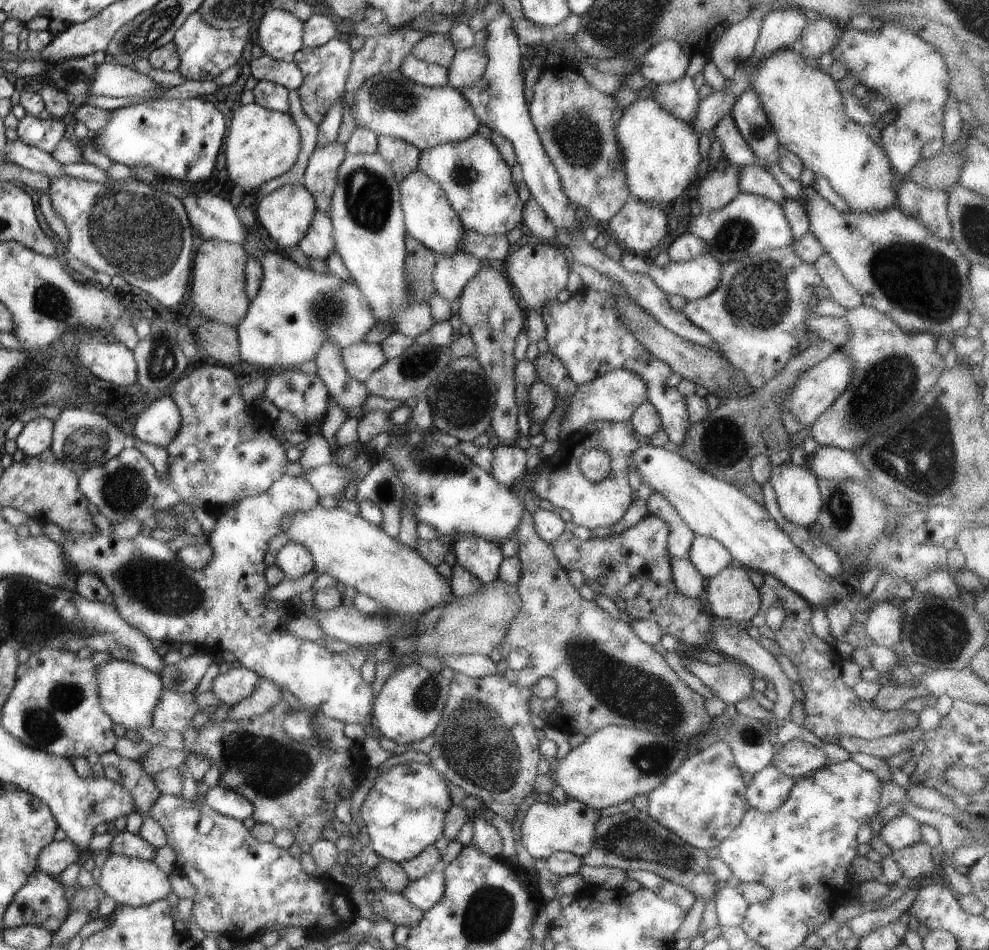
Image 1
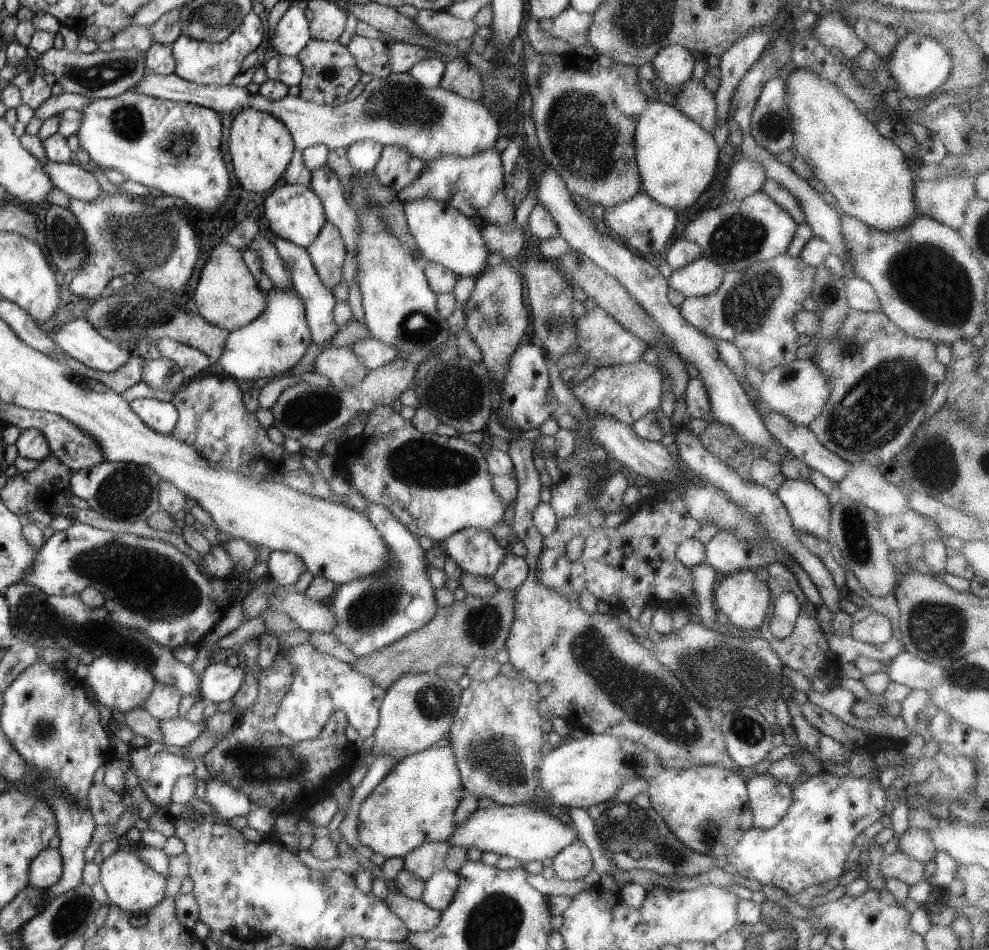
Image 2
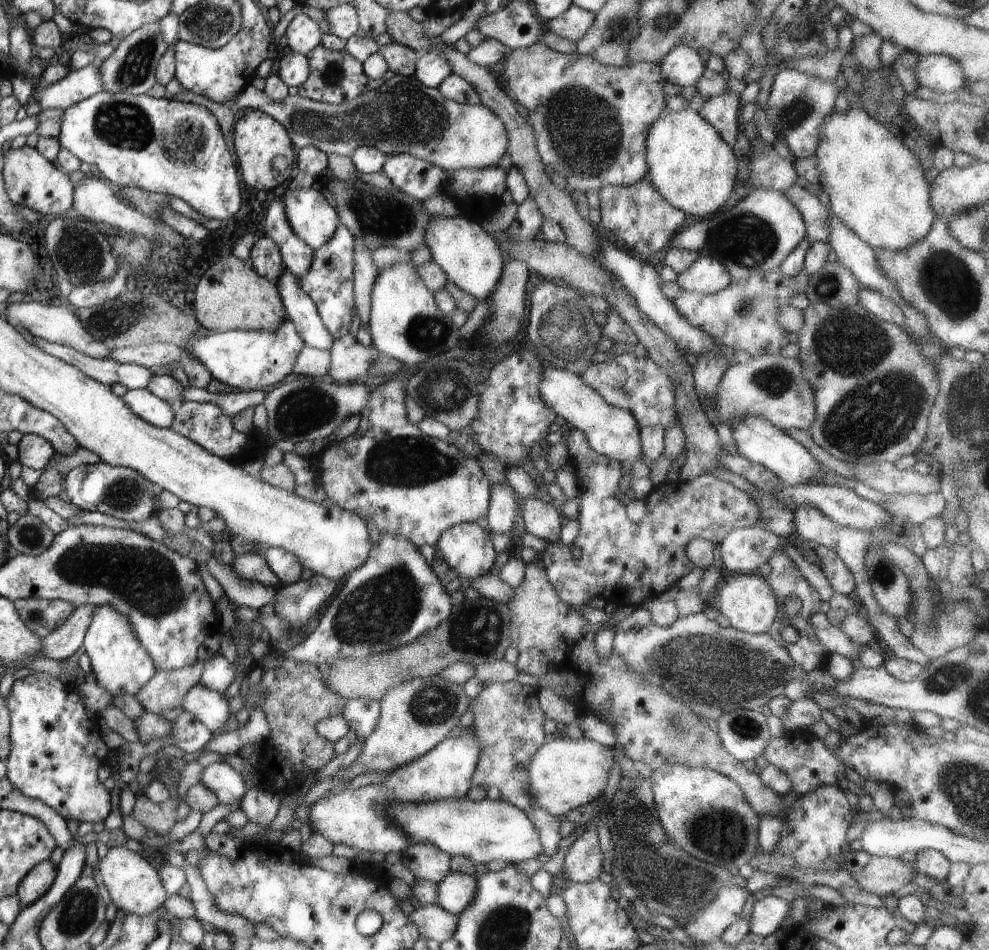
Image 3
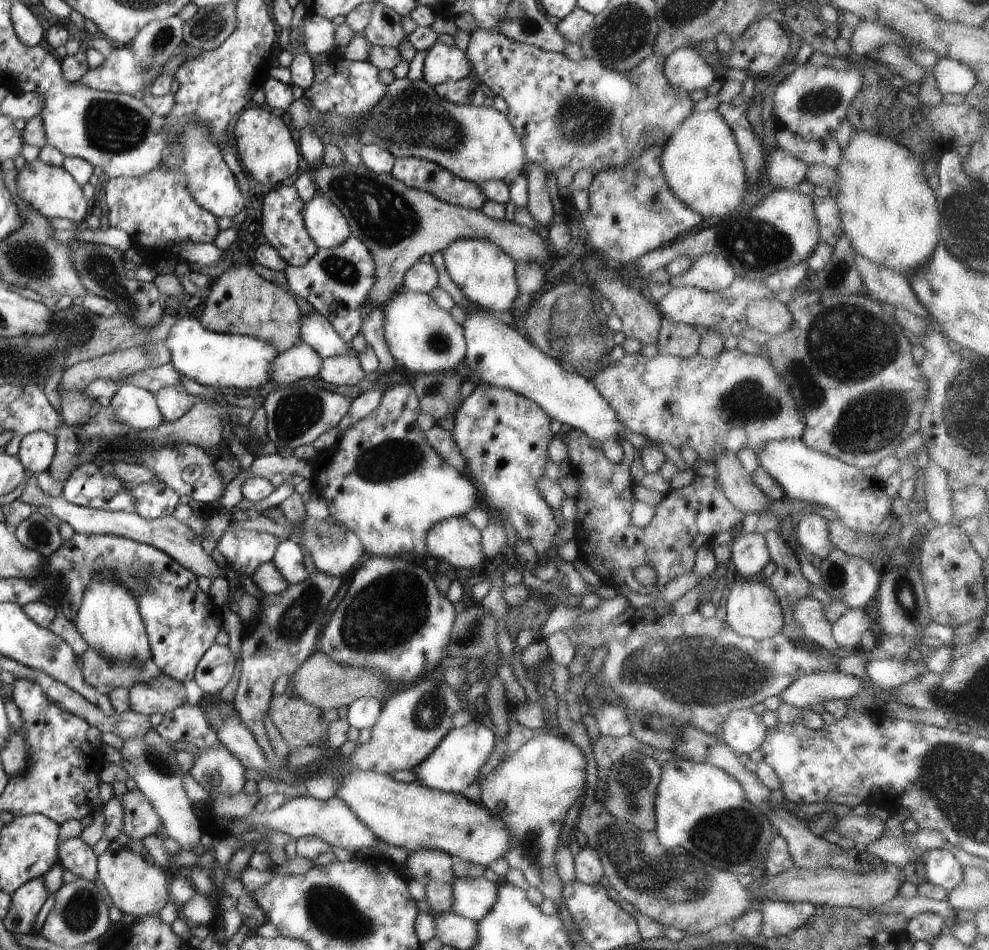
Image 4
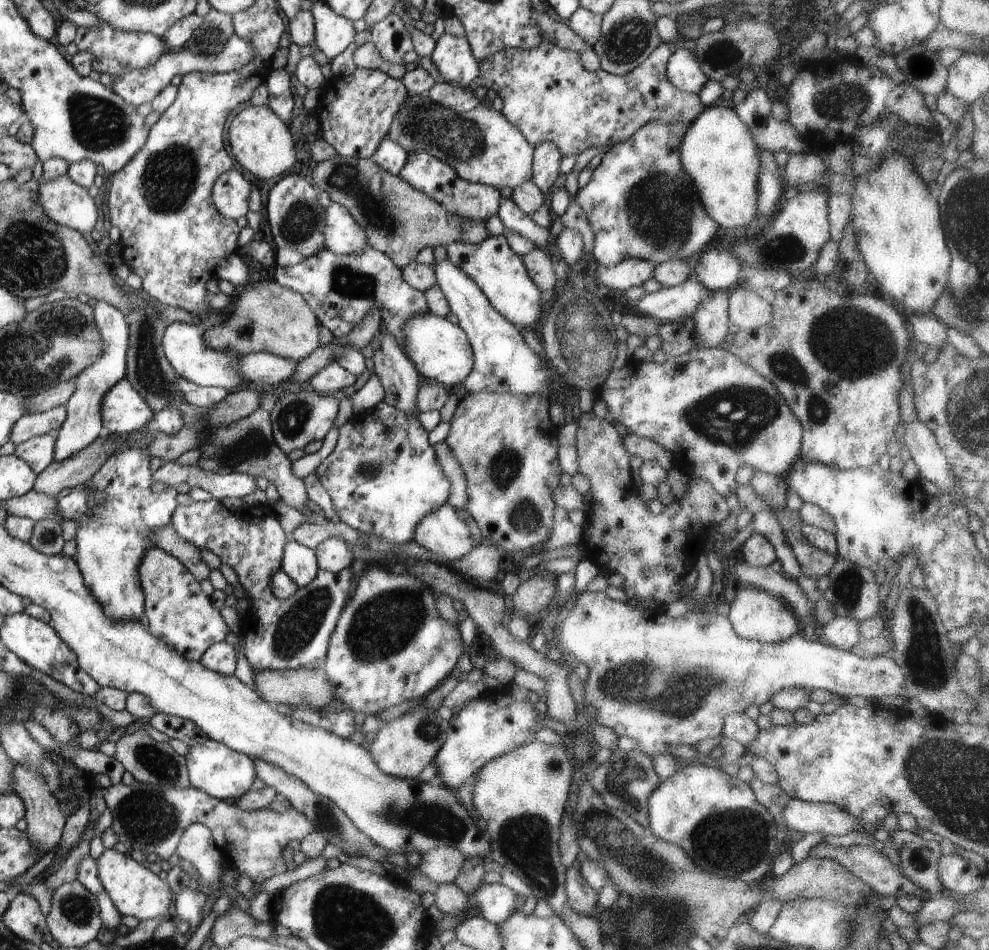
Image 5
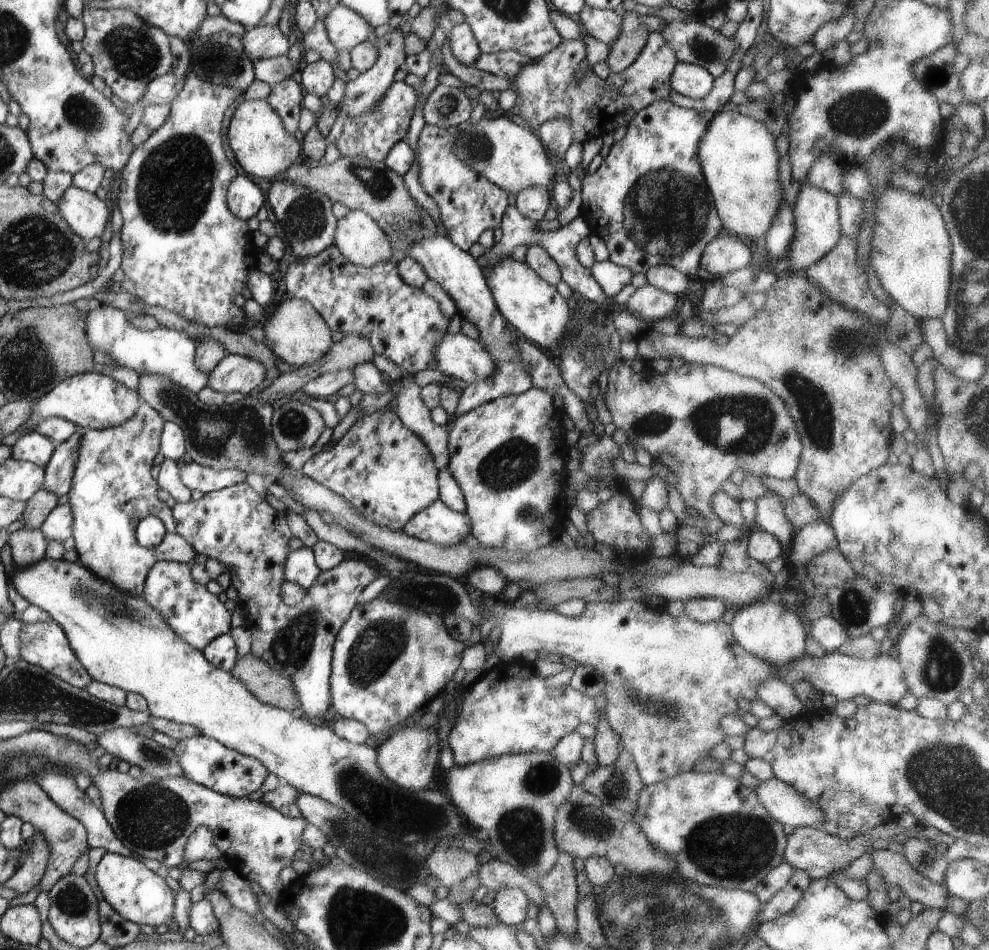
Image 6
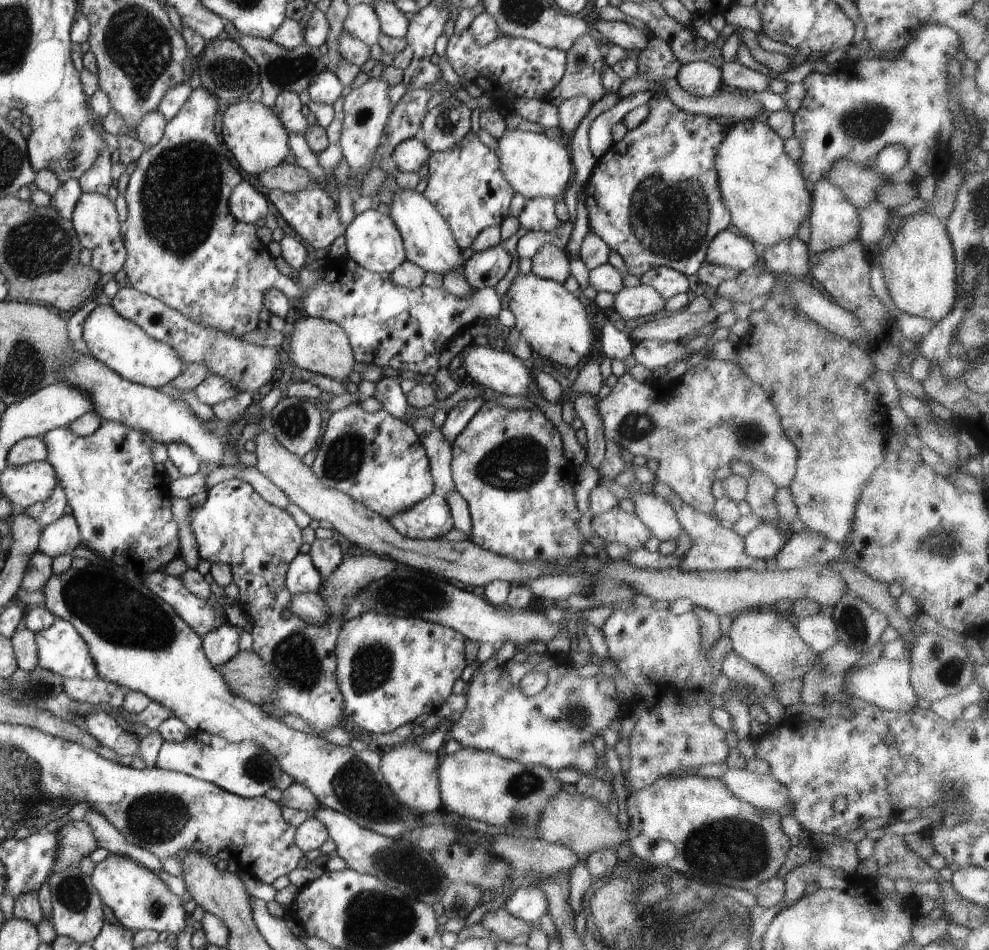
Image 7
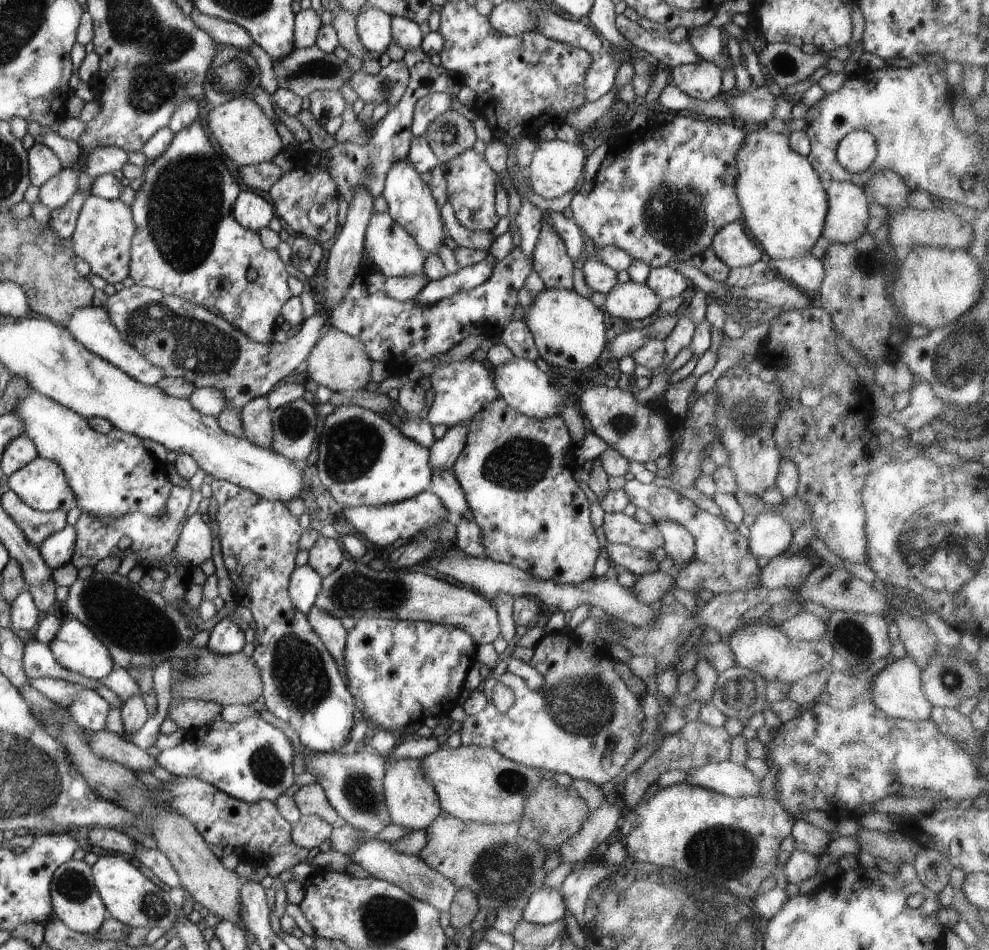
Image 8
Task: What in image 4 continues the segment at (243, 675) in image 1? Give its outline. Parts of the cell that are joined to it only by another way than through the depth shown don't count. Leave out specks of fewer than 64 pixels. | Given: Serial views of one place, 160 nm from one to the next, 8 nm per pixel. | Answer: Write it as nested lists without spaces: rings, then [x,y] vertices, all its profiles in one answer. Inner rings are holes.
[[[215,643],[196,668],[196,684],[204,692],[220,694],[234,676],[234,668],[236,668],[236,658],[229,646]]]

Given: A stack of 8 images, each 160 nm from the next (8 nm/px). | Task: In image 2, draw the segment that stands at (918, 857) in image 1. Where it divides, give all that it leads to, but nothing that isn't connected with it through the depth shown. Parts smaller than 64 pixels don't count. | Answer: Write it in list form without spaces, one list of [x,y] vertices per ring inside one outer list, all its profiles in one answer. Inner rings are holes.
[[[903,851],[884,855],[884,859],[880,862],[880,867],[881,876],[885,880],[900,880],[908,887],[924,879],[925,864],[910,858]]]

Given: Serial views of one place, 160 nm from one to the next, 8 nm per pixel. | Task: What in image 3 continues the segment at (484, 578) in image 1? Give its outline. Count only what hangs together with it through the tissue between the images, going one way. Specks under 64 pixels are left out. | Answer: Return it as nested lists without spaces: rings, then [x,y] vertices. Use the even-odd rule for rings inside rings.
[[[477,523],[454,524],[442,532],[435,548],[450,570],[455,570],[459,578],[465,577],[471,581],[492,572],[497,554],[489,535],[489,532],[483,530]]]

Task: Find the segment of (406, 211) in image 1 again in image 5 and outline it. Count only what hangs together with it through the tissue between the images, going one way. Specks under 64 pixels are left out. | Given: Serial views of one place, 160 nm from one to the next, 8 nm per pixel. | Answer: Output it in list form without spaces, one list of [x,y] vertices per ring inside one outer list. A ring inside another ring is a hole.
[[[504,235],[489,236],[476,245],[452,242],[446,246],[446,253],[452,264],[460,266],[462,272],[466,276],[471,276],[482,288],[492,308],[502,314],[508,322],[521,330],[530,330],[530,326],[539,323],[544,306],[541,302],[542,290],[532,282],[521,256],[514,254]]]

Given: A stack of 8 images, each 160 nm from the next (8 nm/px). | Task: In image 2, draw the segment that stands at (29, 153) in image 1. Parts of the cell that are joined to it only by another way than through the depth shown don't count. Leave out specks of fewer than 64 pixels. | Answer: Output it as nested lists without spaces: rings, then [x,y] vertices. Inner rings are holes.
[[[49,161],[41,164],[45,166],[55,186],[72,200],[94,202],[104,192],[96,176],[76,162],[66,164]]]

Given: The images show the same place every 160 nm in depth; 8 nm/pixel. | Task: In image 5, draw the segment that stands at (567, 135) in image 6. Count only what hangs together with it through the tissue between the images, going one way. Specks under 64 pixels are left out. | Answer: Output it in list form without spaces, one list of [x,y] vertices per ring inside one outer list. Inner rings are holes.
[[[544,142],[540,146],[535,147],[534,152],[534,174],[532,174],[531,182],[542,190],[544,197],[552,188],[555,188],[554,182],[558,180],[560,162],[562,154],[552,142]]]

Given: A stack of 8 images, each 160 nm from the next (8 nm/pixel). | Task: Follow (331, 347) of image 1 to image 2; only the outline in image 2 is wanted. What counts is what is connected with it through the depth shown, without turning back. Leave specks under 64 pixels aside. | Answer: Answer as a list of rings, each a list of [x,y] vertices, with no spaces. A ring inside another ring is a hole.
[[[276,236],[273,246],[276,248],[276,252],[278,252],[284,264],[290,268],[293,289],[301,298],[302,304],[304,304],[305,318],[311,333],[311,343],[318,344],[318,346],[323,349],[329,348],[330,342],[332,342],[332,338],[336,336],[336,332],[338,332],[339,328],[333,316],[333,310],[337,302],[333,292],[330,292],[330,290],[322,284],[306,249],[288,240],[284,240],[284,238],[280,238],[280,236]]]

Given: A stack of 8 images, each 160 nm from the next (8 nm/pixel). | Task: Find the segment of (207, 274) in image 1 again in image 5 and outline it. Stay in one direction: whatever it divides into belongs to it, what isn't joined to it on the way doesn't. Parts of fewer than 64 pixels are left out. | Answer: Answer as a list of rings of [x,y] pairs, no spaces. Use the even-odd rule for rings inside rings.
[[[271,280],[252,281],[231,298],[230,316],[204,332],[204,341],[211,348],[238,355],[248,352],[270,353],[298,363],[320,346],[320,324],[298,292]]]

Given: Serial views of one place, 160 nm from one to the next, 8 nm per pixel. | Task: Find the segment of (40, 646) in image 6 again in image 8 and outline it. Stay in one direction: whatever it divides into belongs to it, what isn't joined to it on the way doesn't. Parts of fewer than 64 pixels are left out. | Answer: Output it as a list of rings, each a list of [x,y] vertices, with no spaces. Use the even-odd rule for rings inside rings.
[[[78,619],[64,620],[49,647],[62,668],[87,679],[98,681],[114,669],[110,650],[95,632]]]

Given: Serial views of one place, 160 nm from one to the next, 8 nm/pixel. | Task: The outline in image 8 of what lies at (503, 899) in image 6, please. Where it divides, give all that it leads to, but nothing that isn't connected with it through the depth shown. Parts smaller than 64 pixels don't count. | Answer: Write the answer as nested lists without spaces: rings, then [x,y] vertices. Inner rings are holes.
[[[540,887],[526,901],[522,909],[524,920],[537,925],[549,925],[564,919],[565,900],[559,888]]]

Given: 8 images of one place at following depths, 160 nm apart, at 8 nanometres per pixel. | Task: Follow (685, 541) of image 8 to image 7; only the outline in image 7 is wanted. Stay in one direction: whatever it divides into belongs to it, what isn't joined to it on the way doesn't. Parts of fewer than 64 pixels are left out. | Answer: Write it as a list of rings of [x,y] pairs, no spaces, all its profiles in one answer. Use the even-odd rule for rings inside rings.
[[[653,492],[635,493],[630,497],[635,504],[635,513],[656,538],[661,541],[675,538],[677,541],[683,528],[676,511],[664,497]]]

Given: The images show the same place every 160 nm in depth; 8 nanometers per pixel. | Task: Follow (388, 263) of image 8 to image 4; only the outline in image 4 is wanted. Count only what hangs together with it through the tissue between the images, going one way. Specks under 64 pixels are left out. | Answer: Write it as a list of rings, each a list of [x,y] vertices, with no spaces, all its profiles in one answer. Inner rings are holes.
[[[320,194],[304,203],[302,216],[304,226],[317,248],[335,248],[352,236],[352,228],[342,212]]]

